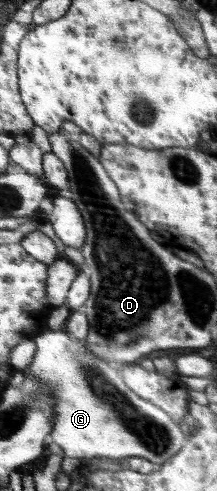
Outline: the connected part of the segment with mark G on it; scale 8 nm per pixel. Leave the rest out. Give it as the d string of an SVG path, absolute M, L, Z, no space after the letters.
M64 328L59 331L46 331L35 339L38 349L34 360L24 371L25 375L34 374L45 386L51 389L51 394L57 401L55 428L51 441L63 448L66 457L148 457L150 461L164 463L177 455L188 440L177 422L173 420L159 405L140 397L120 377L120 371L110 367L110 361L98 357L89 350L88 341L76 337Z

